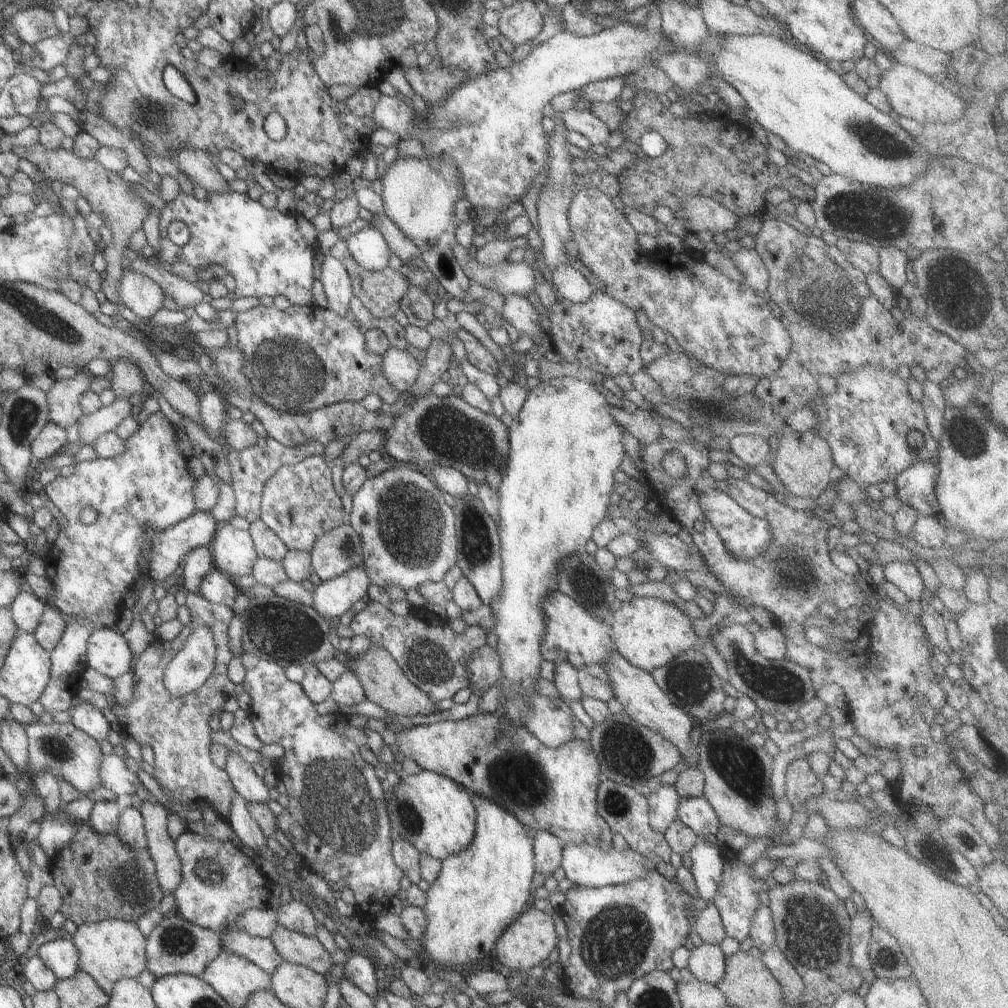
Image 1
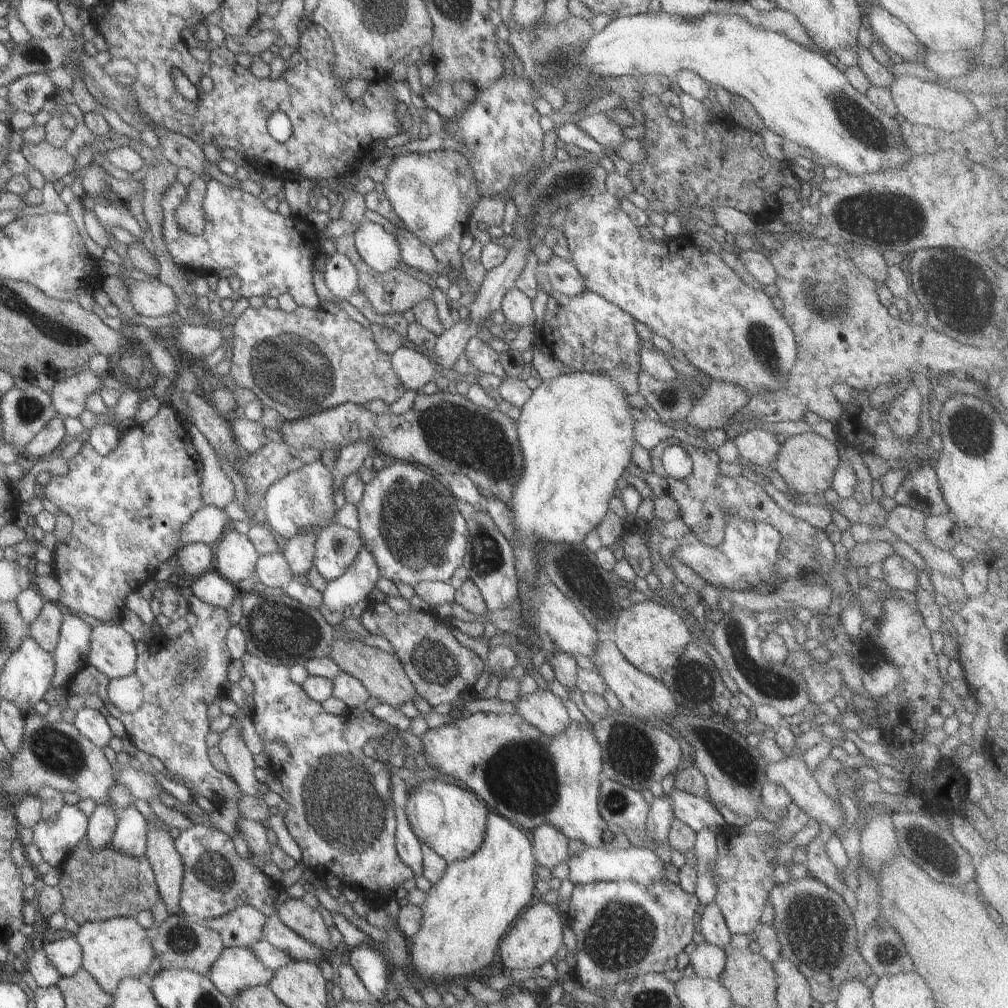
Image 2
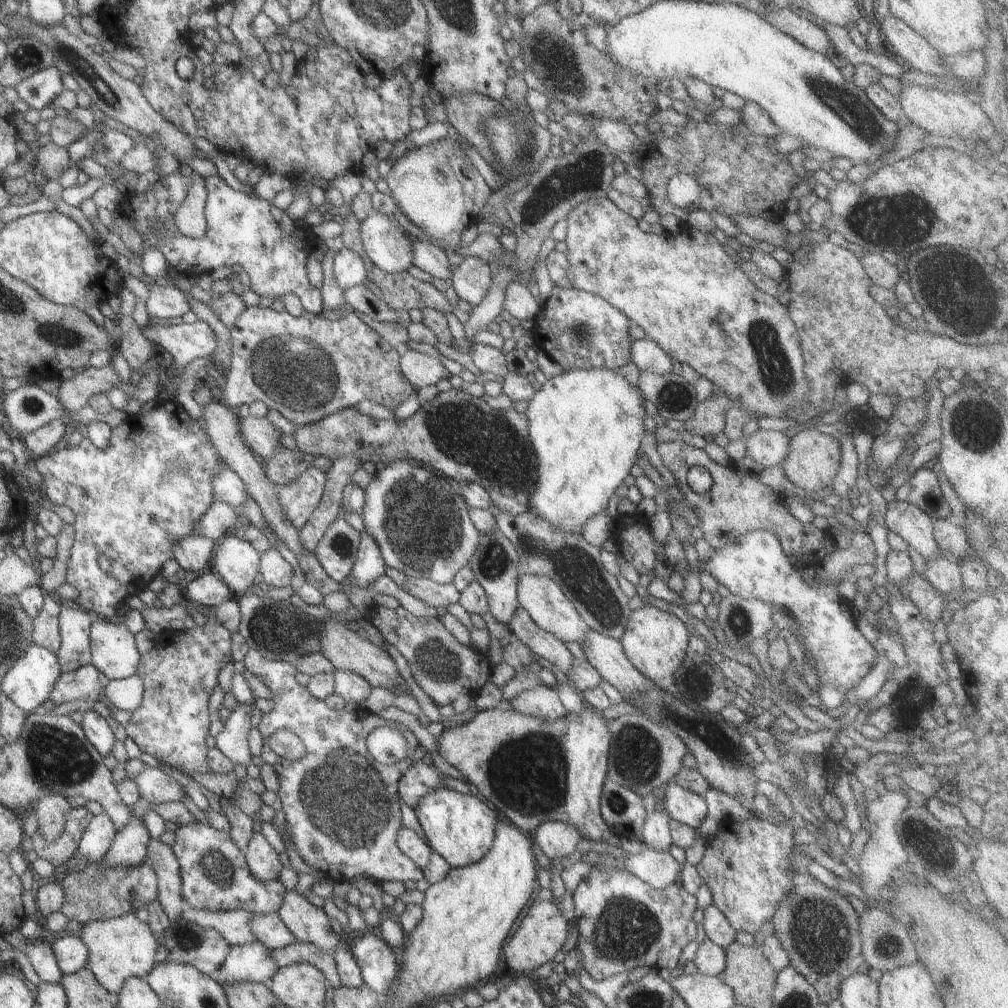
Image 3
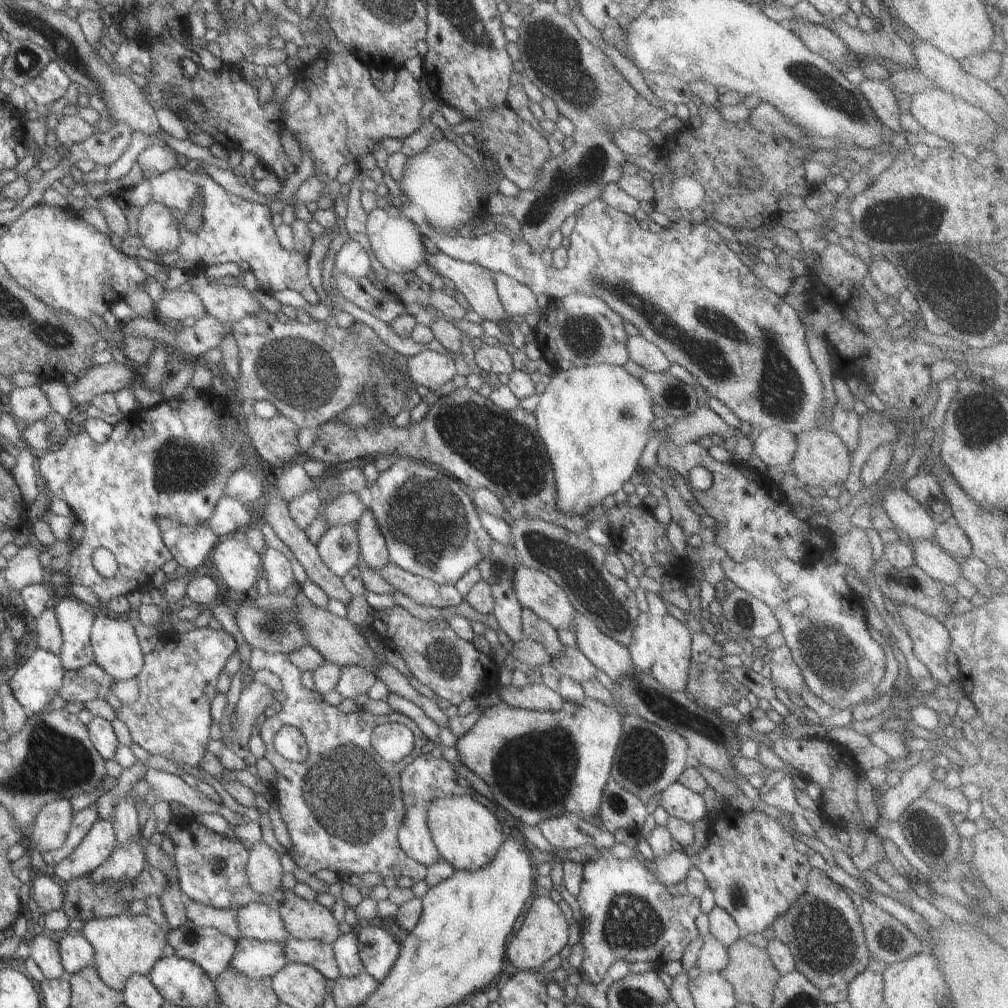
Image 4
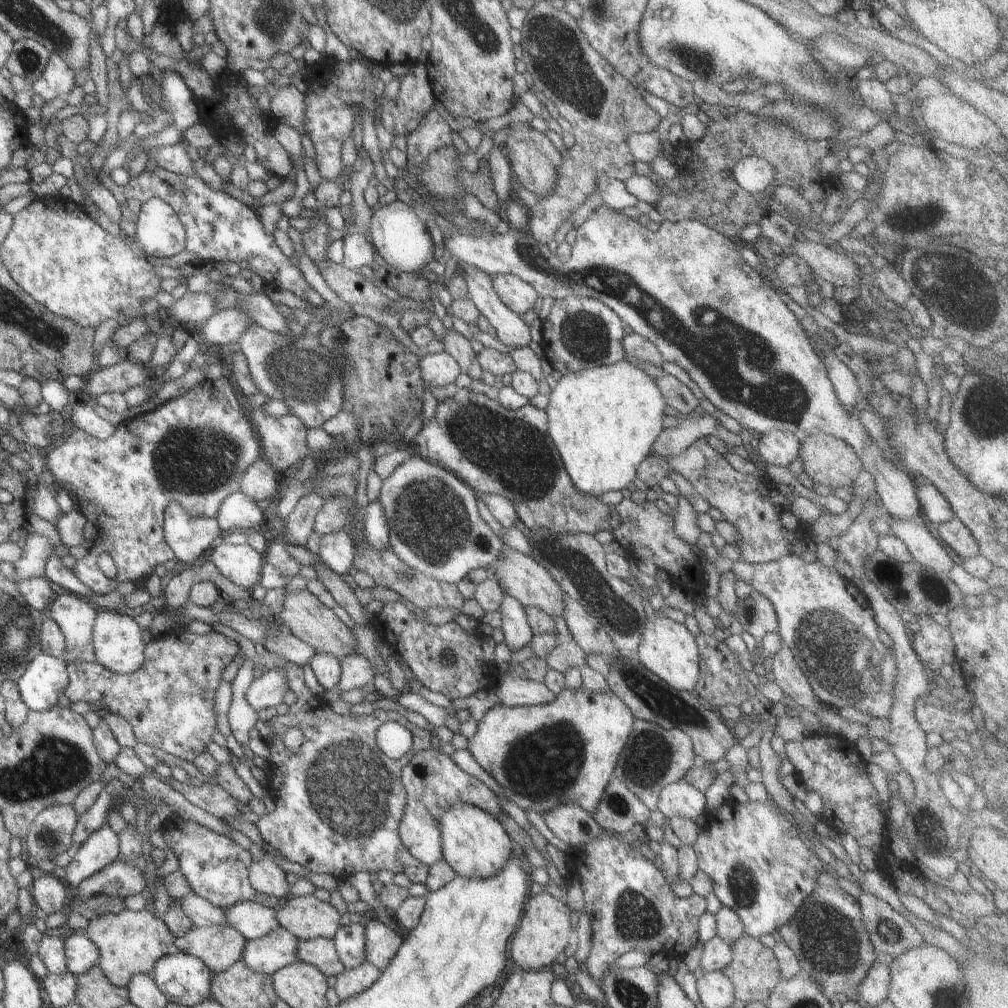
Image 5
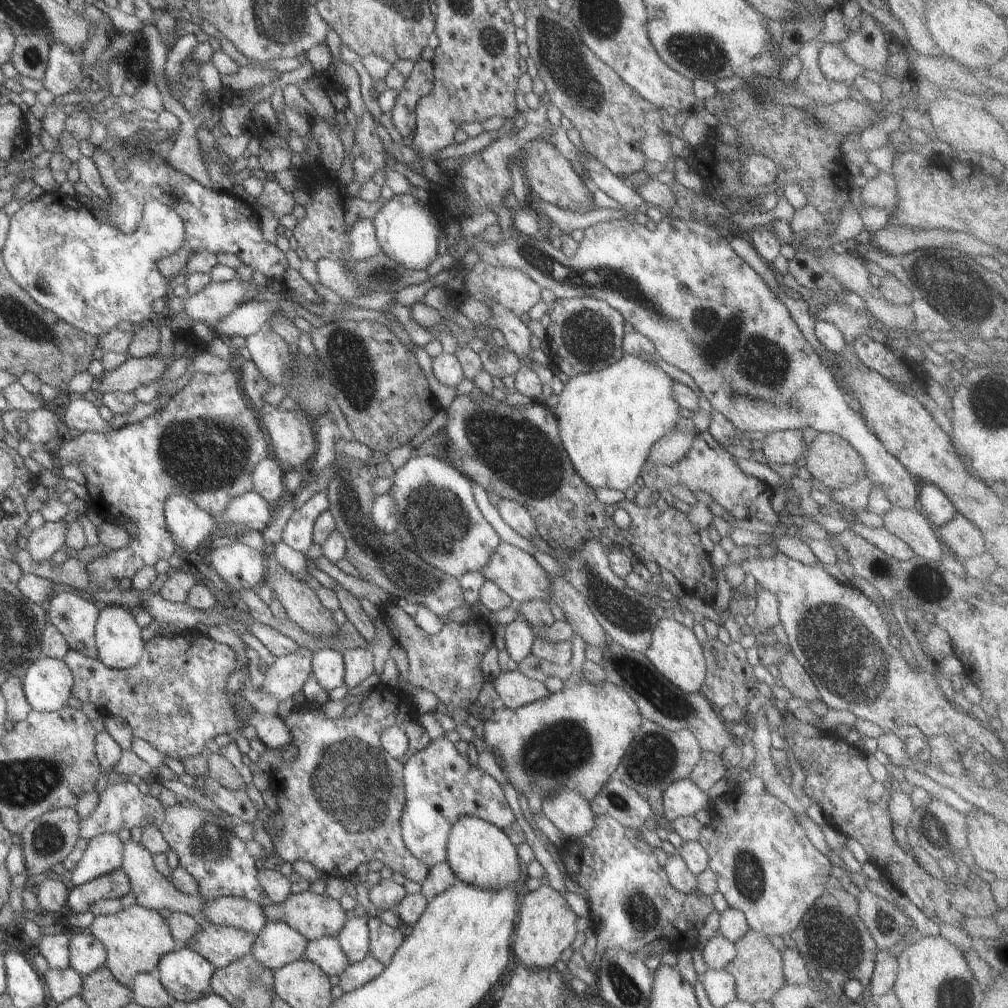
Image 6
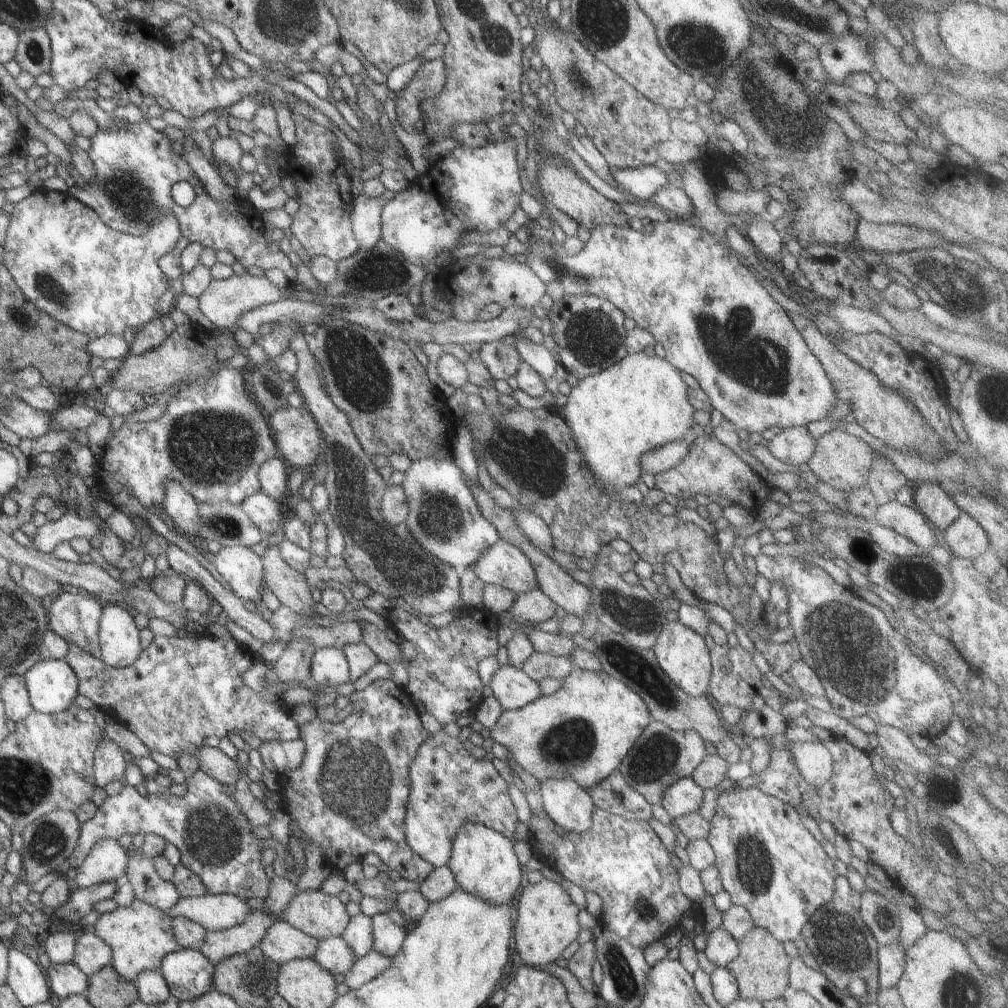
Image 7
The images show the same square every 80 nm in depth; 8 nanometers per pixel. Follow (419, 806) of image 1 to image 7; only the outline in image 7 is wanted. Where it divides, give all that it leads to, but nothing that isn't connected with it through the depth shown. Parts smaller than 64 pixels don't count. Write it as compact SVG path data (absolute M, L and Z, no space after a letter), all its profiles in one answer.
M467 822L455 832L447 868L453 874L455 884L465 892L487 900L489 904L510 904L515 890L519 888L521 868L513 850L513 840L483 826Z

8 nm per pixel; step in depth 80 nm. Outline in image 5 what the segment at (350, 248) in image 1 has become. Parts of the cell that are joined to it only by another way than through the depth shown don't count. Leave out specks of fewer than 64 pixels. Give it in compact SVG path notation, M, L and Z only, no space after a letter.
M397 199L387 206L373 209L367 229L371 246L390 271L417 273L423 268L426 269L427 264L433 259L433 242L425 222L415 216L410 206Z

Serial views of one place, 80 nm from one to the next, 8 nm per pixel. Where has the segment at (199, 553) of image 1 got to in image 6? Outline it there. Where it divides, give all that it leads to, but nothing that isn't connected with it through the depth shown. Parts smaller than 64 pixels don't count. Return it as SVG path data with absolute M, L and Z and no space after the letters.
M173 494L164 502L164 524L177 552L194 558L195 549L207 537L213 536L213 518L201 512L183 494Z

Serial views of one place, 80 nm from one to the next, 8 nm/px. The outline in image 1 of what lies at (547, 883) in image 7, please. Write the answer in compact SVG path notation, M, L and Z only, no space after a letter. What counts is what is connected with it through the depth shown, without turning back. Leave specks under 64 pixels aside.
M528 906L499 934L492 948L495 952L495 960L509 968L509 971L524 972L548 958L549 952L556 947L556 944L557 936L550 916Z

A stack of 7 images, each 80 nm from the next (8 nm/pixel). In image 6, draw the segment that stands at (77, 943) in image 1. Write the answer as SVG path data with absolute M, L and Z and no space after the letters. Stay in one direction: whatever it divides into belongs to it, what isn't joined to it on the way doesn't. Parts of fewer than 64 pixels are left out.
M136 903L129 908L121 908L113 915L98 915L86 932L105 948L105 962L102 966L107 968L112 978L126 987L130 985L133 976L140 973L153 973L157 962L164 955L172 952L176 946L165 919L161 918L157 911Z

